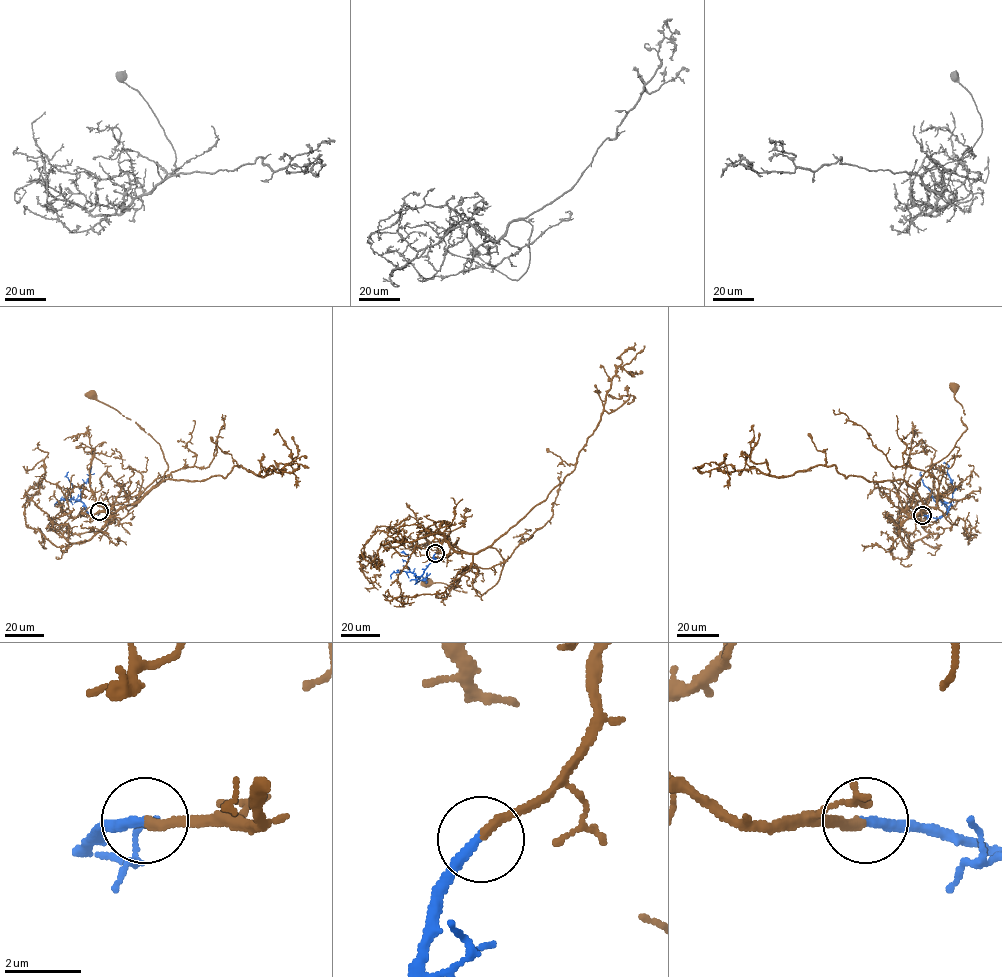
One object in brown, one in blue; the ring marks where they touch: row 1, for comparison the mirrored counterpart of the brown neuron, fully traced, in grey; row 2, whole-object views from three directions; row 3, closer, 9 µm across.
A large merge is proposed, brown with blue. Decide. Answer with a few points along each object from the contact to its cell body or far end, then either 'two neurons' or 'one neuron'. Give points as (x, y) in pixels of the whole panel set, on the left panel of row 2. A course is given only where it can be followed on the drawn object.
course brown (99, 512), (115, 513), (135, 504), (159, 481), (168, 465), (160, 445), (135, 422), (92, 395); course blue (99, 512), (89, 514), (80, 500), (70, 499), (72, 485), (66, 476), (68, 472); one neuron

